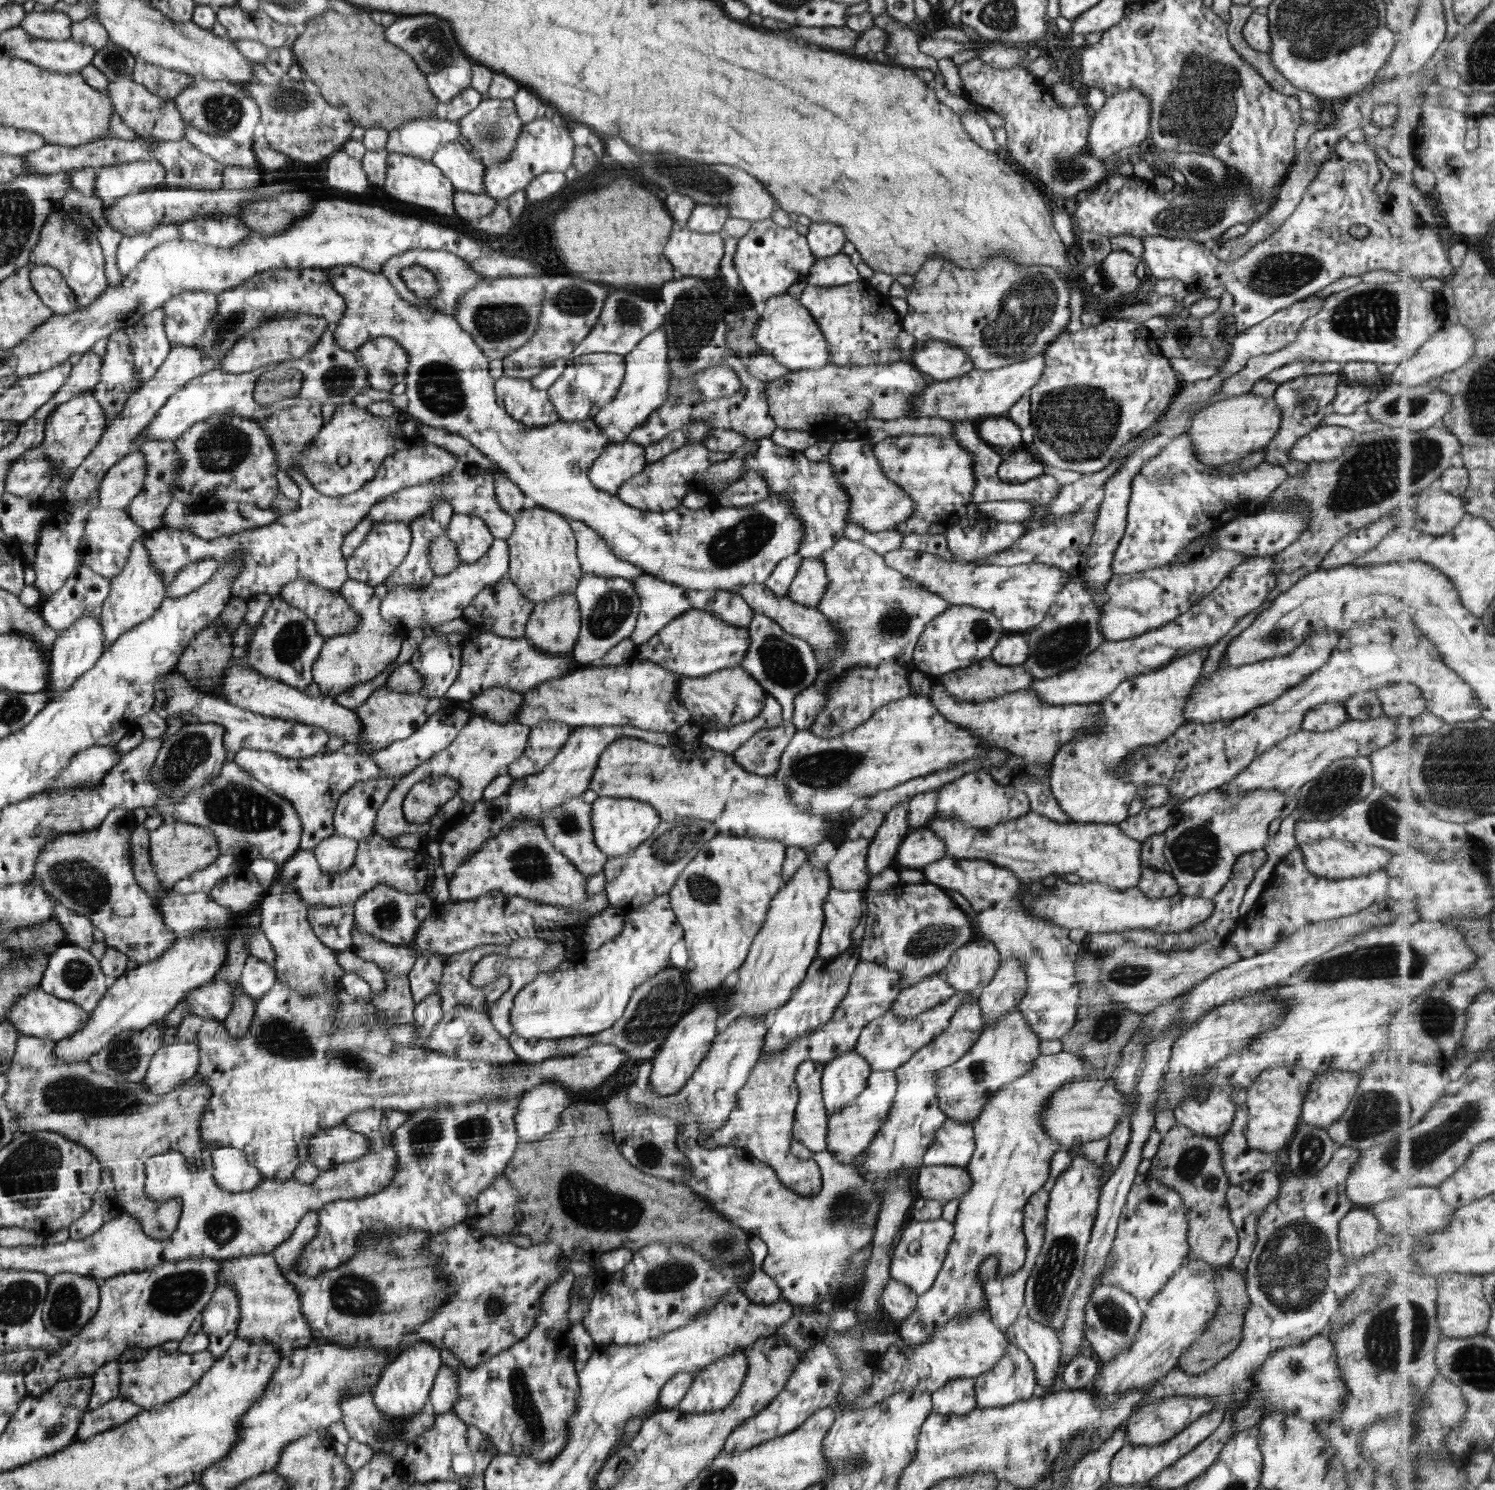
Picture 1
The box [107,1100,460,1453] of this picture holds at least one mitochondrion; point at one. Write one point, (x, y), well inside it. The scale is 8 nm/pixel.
(174, 1293)

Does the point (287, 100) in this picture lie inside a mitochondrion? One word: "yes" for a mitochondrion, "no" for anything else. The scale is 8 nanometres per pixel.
yes

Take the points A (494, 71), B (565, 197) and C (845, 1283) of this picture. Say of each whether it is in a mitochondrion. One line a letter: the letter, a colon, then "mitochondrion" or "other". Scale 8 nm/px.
A: other
B: other
C: other

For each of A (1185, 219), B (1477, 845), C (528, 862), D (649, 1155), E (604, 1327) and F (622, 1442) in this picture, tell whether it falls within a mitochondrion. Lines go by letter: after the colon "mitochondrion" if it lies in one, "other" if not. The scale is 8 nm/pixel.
A: mitochondrion
B: other
C: mitochondrion
D: mitochondrion
E: other
F: other

